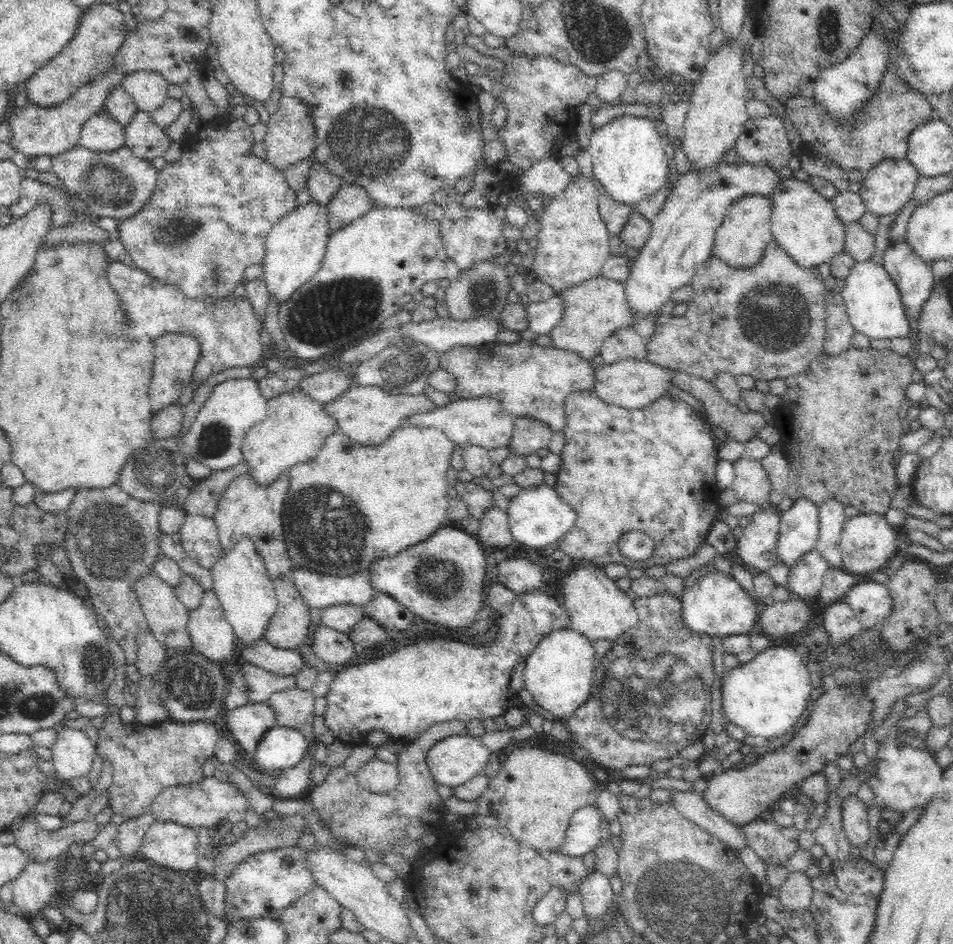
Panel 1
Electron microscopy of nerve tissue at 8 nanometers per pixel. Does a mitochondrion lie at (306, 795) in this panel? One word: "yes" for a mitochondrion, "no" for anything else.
no

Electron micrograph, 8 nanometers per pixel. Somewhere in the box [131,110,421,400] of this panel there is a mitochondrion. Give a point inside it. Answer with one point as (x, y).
(324, 317)

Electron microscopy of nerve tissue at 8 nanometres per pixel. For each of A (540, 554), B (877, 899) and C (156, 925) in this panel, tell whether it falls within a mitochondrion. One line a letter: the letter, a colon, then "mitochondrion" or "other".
A: other
B: other
C: mitochondrion

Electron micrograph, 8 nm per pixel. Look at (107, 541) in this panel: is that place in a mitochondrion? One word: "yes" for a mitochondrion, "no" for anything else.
yes

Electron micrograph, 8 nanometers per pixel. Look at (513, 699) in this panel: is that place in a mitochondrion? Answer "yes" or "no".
no

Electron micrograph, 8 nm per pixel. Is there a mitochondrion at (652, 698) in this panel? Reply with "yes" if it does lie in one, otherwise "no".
yes

